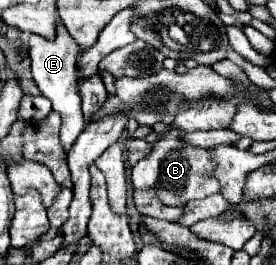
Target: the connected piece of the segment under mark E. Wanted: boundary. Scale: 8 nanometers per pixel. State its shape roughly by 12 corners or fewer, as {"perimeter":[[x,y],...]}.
{"perimeter":[[60,23],[54,41],[30,35],[32,79],[62,117],[68,153],[86,129],[78,51]]}

